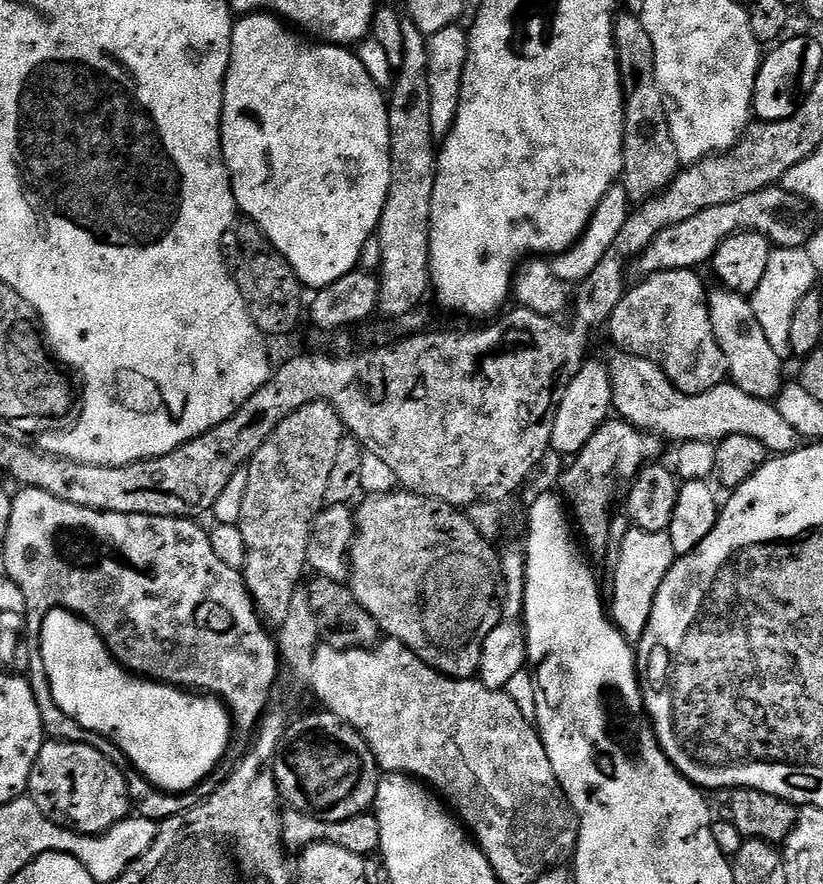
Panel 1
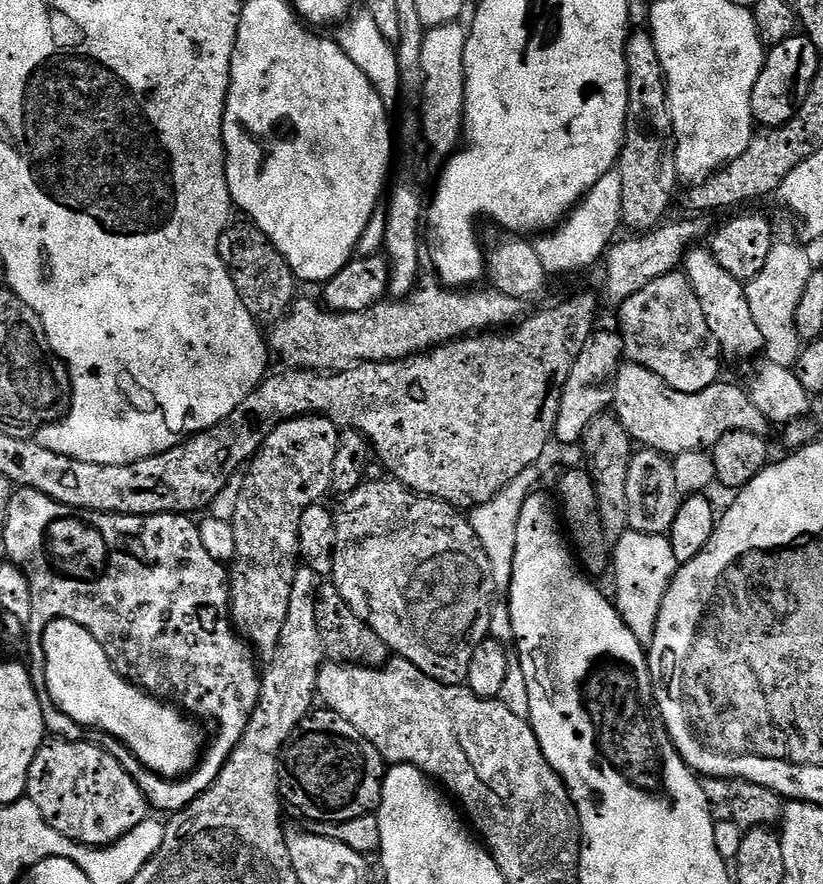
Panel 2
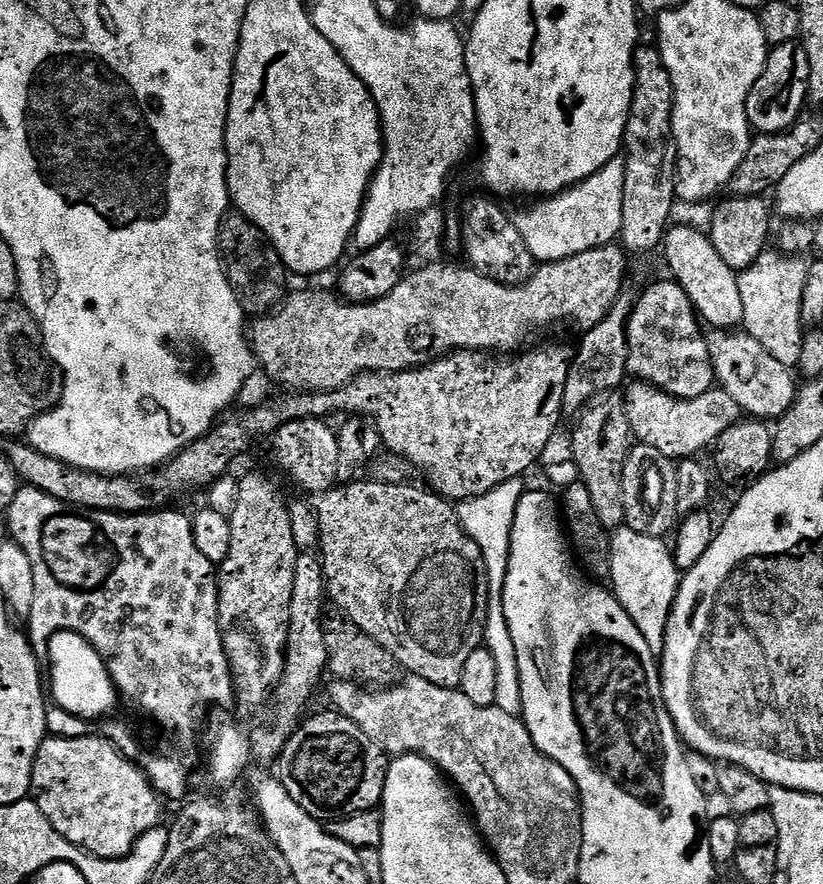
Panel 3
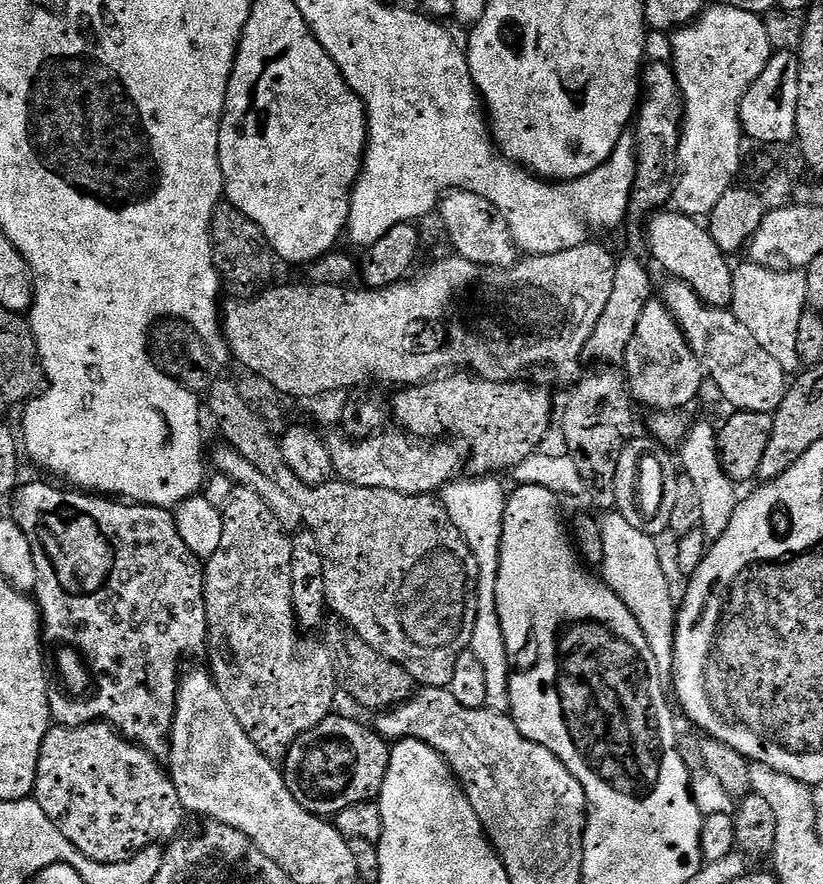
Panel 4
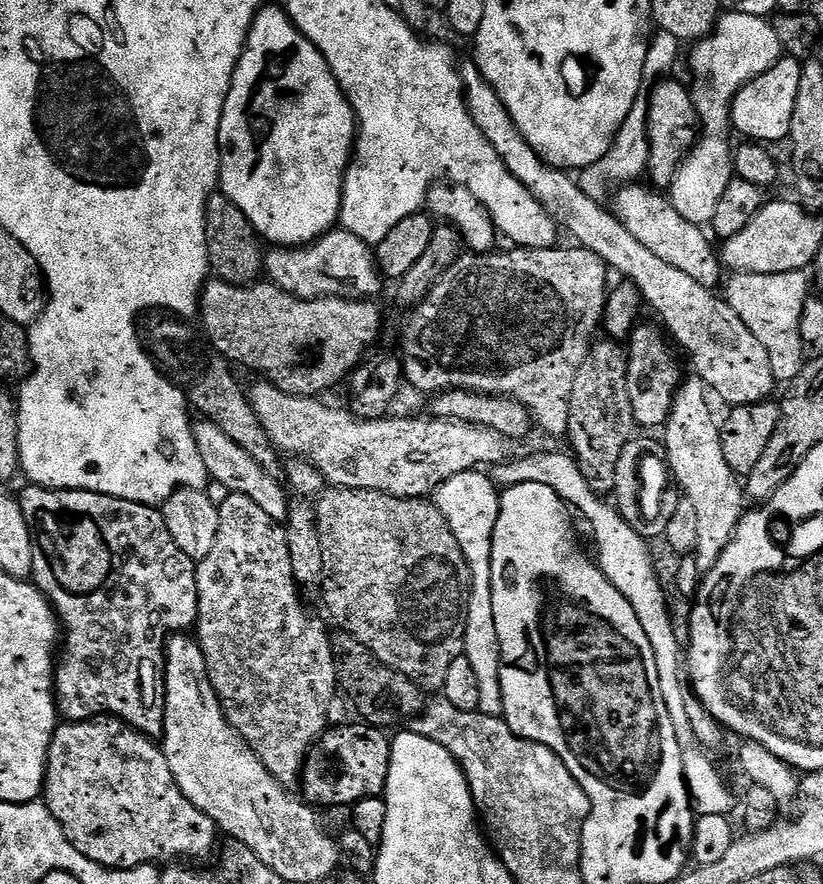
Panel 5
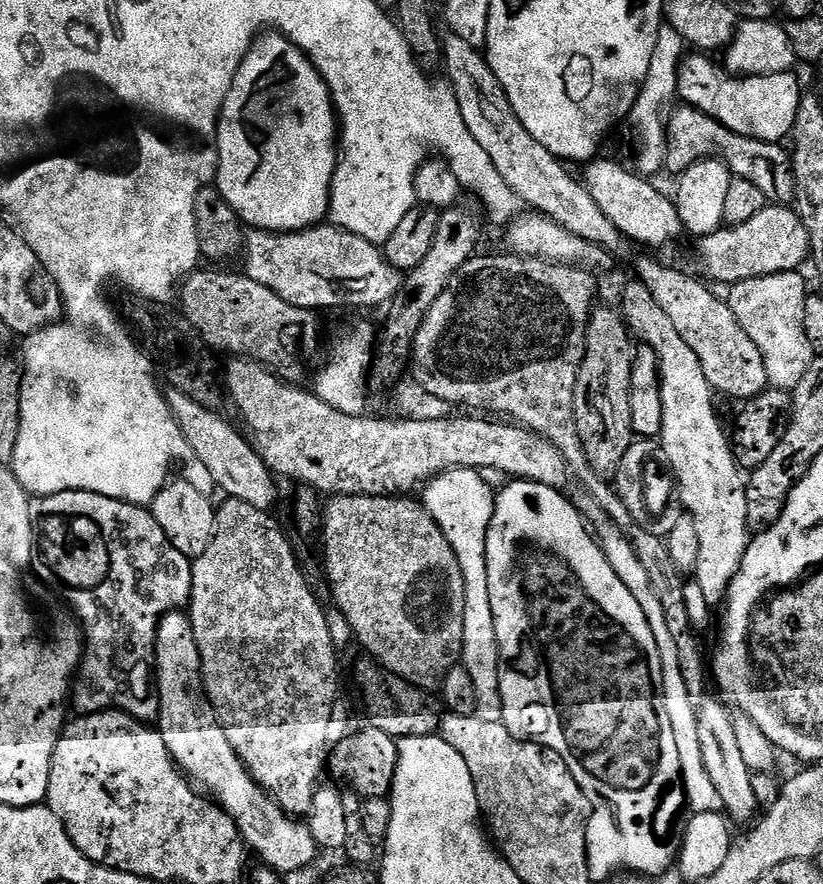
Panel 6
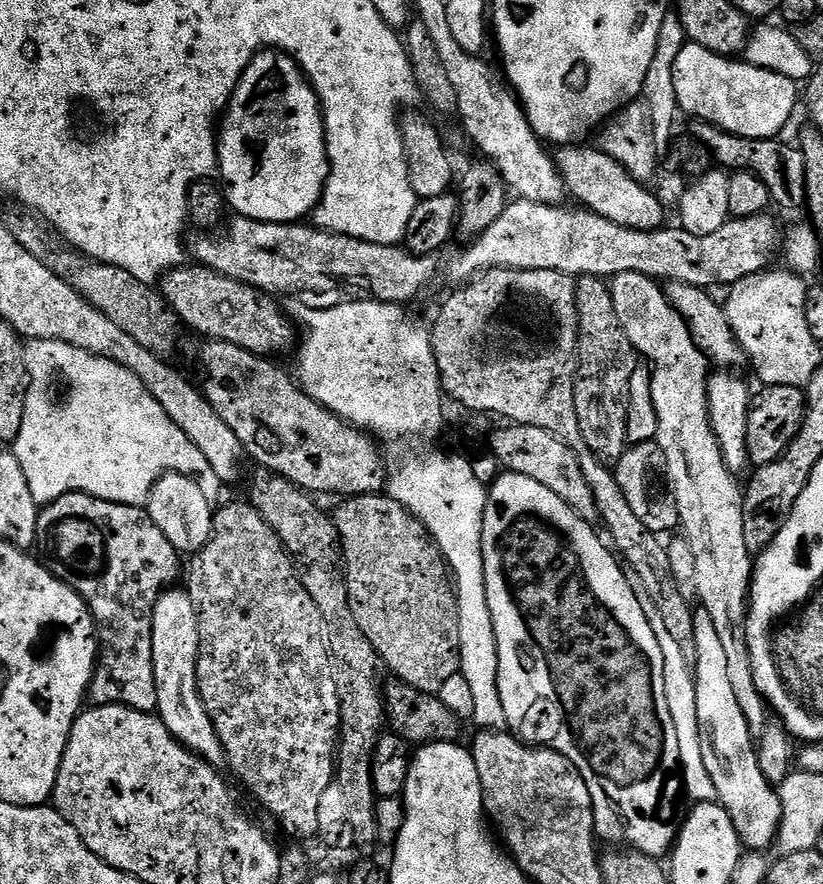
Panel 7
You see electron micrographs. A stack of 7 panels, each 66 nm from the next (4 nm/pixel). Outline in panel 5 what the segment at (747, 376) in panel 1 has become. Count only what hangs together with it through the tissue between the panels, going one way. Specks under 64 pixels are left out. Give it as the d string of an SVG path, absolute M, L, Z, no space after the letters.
M632 182L615 193L614 211L622 226L626 226L626 230L630 230L630 234L634 234L634 238L638 238L638 242L642 242L646 250L650 250L650 254L658 254L662 262L670 262L670 266L682 270L682 274L690 274L690 278L702 282L702 286L719 289L722 261L717 249L712 249L712 244L708 241L709 233L699 224L686 222L686 218L682 218L682 214L674 210L667 195L651 187L648 189L639 188L640 186L639 183Z

